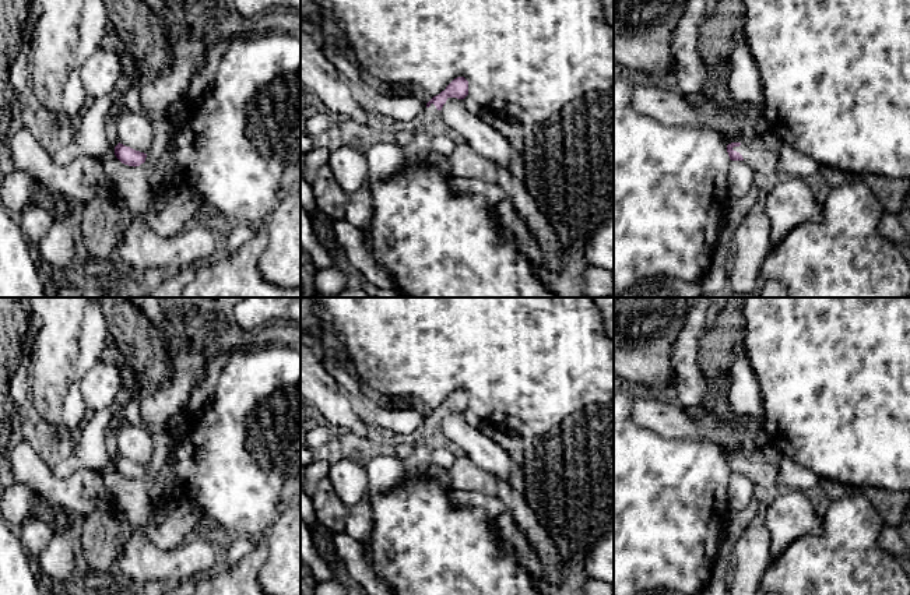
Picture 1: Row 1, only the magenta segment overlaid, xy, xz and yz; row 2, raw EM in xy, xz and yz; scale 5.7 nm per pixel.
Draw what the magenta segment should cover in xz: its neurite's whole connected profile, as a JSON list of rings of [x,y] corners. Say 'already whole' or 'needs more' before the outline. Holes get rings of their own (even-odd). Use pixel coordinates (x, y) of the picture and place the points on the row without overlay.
needs more; [[[464,390],[454,391],[445,404],[433,409],[425,420],[424,433],[410,440],[411,455],[403,460],[404,475],[412,478],[424,473],[432,465],[432,453],[443,437],[442,420],[449,411],[464,412],[468,408],[468,394]]]

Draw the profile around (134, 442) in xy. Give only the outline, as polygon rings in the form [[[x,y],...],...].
[[[117,420],[113,426],[119,455],[147,467],[152,457],[154,433],[144,425],[130,425]]]

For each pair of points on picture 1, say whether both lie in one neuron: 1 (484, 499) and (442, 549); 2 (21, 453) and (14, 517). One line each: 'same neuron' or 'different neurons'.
1: different neurons
2: different neurons

